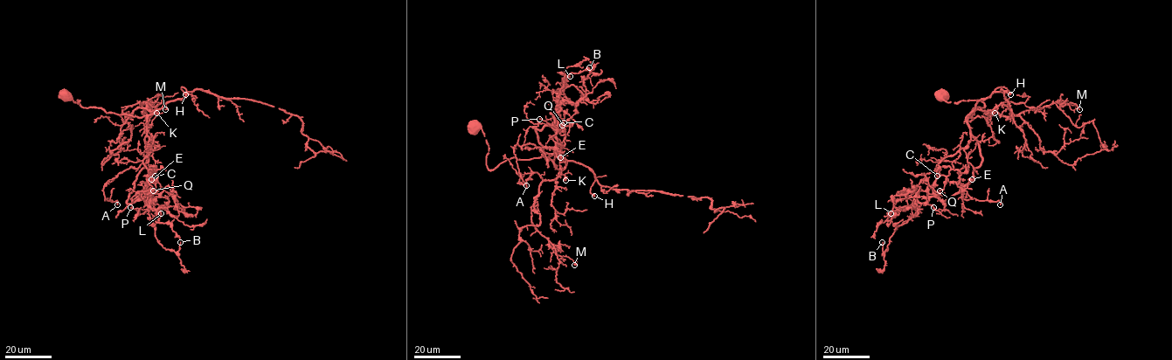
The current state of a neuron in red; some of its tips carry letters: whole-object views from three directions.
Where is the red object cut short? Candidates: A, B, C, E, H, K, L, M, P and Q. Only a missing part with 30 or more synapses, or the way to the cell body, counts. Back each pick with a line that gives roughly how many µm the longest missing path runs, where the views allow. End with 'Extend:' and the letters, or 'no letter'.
H: missing 40 µm
Extend: H

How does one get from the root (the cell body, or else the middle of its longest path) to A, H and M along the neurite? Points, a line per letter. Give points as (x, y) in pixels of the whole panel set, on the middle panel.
A: (475, 127), (488, 146), (490, 169), (514, 157), (558, 151), (531, 144), (512, 147), (526, 185)
H: (475, 127), (481, 128), (488, 146), (488, 169), (514, 157), (560, 154), (592, 173), (590, 192), (594, 196)
M: (475, 127), (488, 146), (490, 169), (514, 157), (563, 157), (565, 167), (540, 183), (531, 218), (574, 265)

